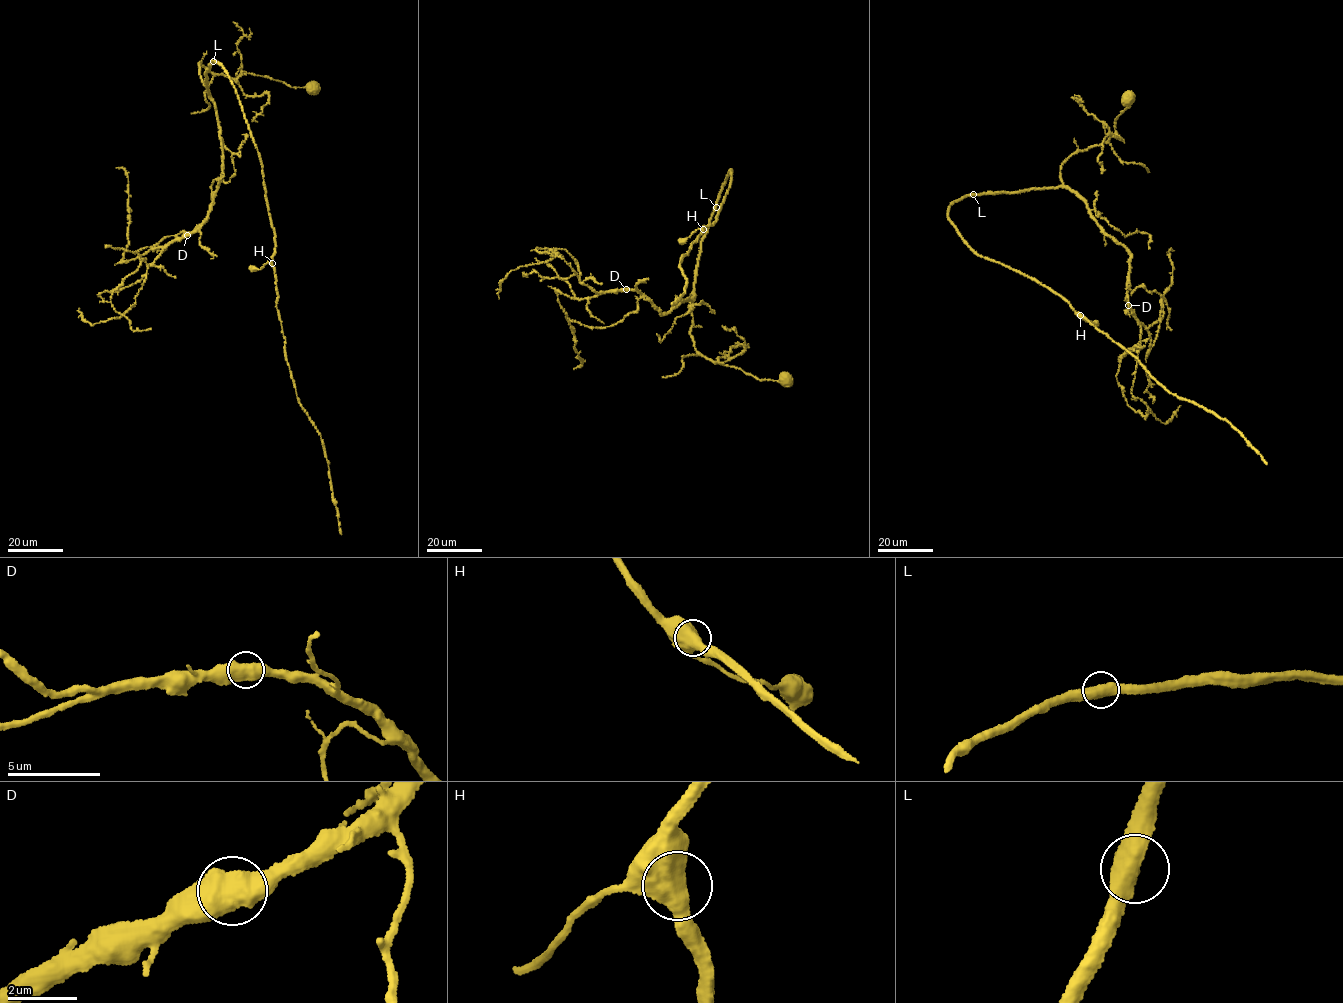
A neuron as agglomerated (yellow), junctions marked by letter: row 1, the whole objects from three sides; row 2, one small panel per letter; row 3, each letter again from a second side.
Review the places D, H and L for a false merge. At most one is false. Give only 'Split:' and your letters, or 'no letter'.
Split: no letter

